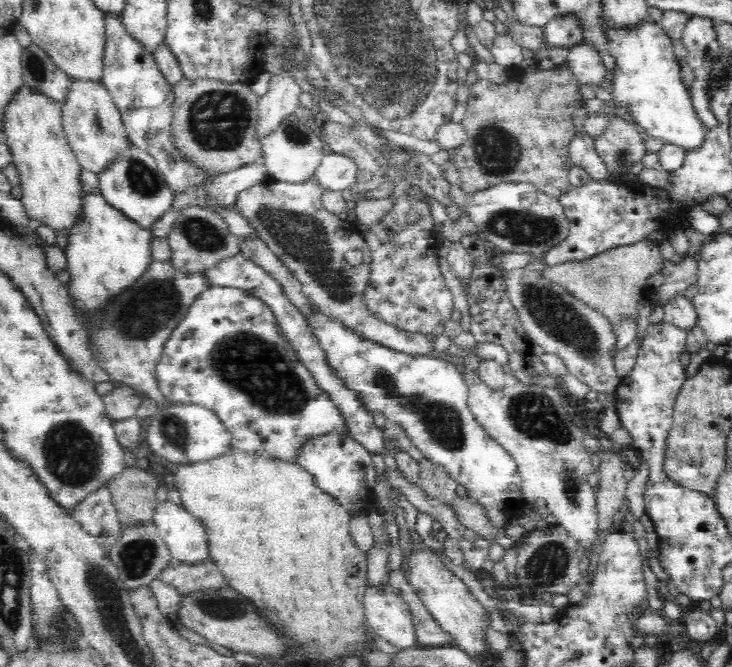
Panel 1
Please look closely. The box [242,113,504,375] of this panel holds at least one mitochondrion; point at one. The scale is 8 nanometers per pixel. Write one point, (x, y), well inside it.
(304, 237)

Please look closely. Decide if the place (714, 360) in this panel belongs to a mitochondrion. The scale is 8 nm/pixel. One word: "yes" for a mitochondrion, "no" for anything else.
no

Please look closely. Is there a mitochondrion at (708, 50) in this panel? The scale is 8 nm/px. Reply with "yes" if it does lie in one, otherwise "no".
yes

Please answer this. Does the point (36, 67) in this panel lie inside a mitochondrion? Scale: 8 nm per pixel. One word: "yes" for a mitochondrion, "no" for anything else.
yes

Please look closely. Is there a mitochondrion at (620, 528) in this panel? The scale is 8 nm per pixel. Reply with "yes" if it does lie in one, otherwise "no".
no

